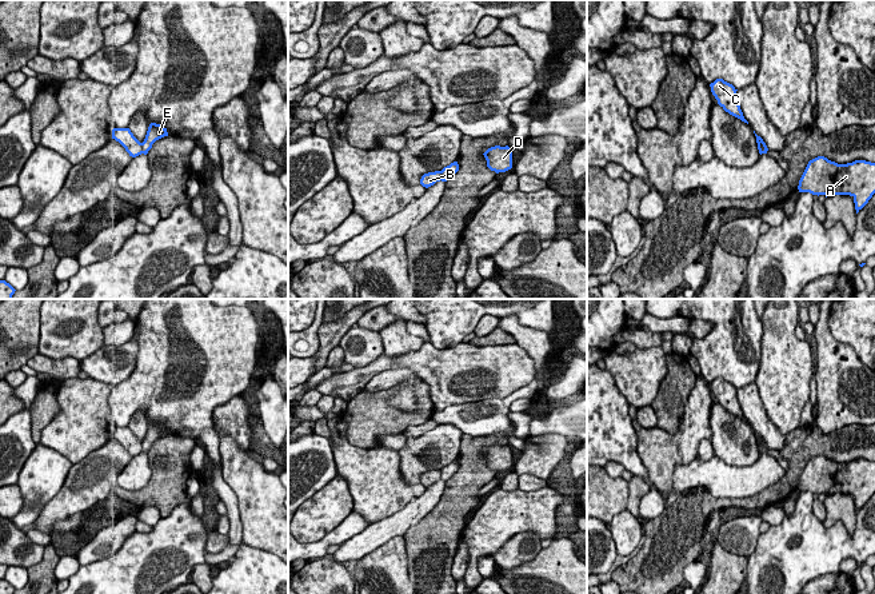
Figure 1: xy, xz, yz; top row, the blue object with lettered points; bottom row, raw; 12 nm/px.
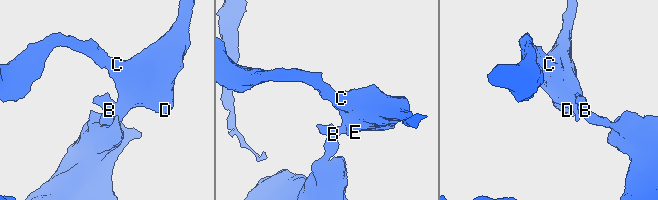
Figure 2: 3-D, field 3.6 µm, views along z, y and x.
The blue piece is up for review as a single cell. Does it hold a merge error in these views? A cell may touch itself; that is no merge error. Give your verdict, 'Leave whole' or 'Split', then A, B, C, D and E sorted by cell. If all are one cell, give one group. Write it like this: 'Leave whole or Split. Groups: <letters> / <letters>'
Split. Groups: A B / C D E

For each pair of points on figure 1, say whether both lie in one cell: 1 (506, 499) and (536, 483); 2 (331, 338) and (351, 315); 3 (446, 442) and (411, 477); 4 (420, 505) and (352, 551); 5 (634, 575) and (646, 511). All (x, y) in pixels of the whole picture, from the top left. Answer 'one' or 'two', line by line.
1: two
2: one
3: one
4: one
5: two

